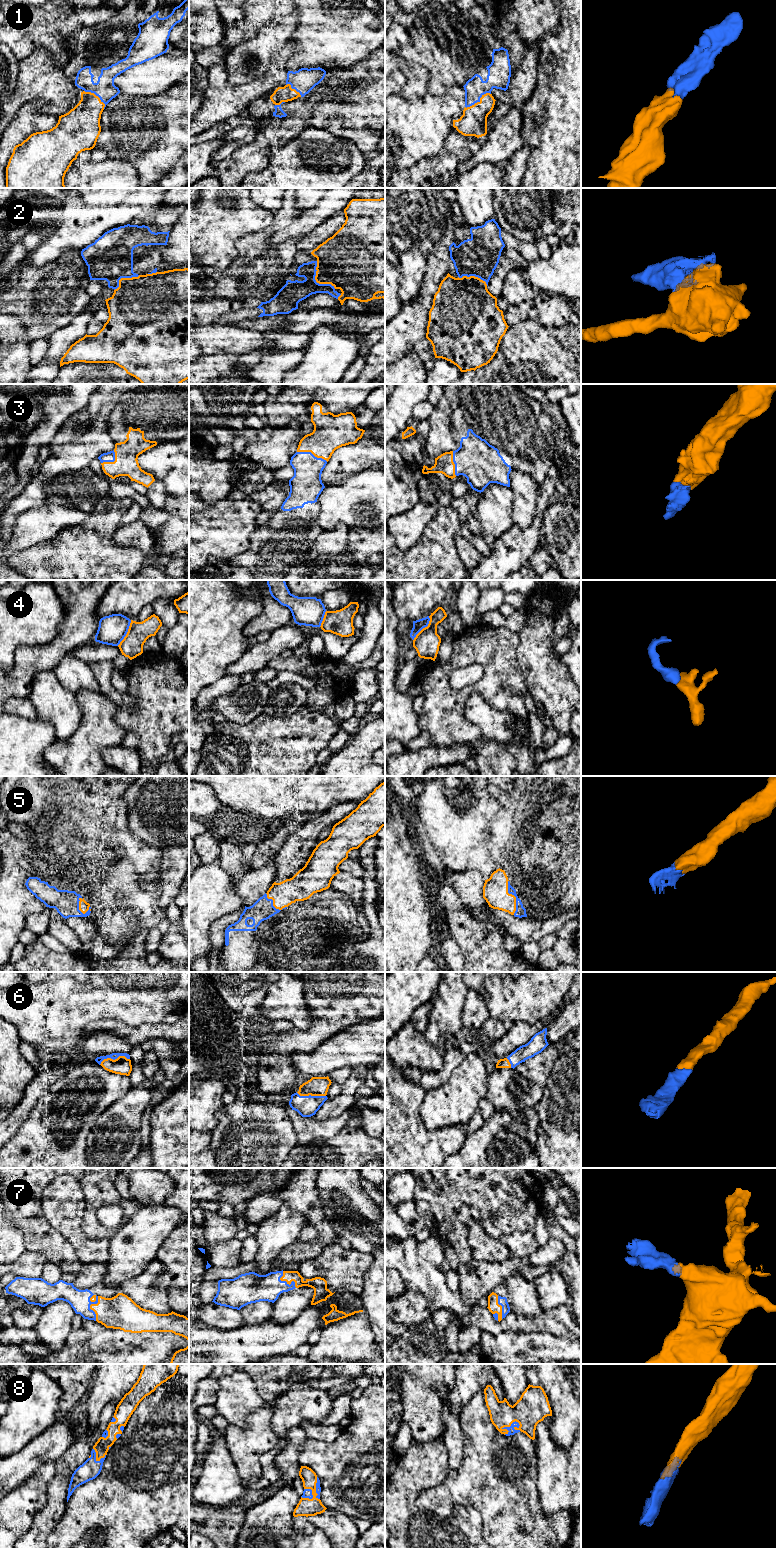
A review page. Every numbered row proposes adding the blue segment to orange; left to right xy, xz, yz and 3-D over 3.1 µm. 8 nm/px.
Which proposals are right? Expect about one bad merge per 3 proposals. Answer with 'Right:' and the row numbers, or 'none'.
Right: 1, 3, 4, 5, 6, 7, 8

